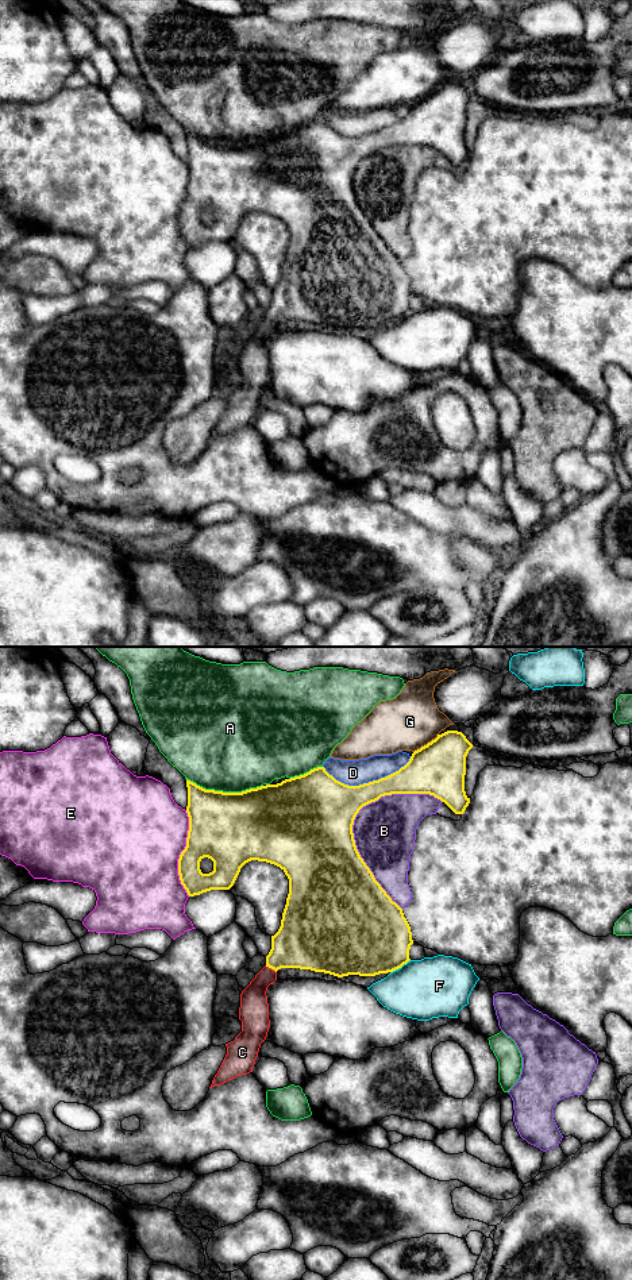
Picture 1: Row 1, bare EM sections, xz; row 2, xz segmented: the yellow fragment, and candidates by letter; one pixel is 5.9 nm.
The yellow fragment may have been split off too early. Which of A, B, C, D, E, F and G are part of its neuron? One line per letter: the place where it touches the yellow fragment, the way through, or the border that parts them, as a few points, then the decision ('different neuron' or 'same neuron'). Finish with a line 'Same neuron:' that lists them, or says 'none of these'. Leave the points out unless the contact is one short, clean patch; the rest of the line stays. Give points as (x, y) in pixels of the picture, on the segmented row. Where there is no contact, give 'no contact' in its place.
A: meets yellow in xz at (224, 793); different neuron
B: meets yellow in xz at (353, 824); different neuron
C: meets yellow in xz at (270, 967); runs through xz (303, 941), (270, 967), (254, 994), (254, 1005); same neuron
D: meets yellow in xz at (369, 782); different neuron
E: meets yellow in xz at (181, 854); different neuron
F: meets yellow in xz at (400, 967); different neuron
G: meets yellow in xz at (427, 744); different neuron
Same neuron: C

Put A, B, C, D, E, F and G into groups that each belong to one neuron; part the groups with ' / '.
A / B / C / D / E / F / G

